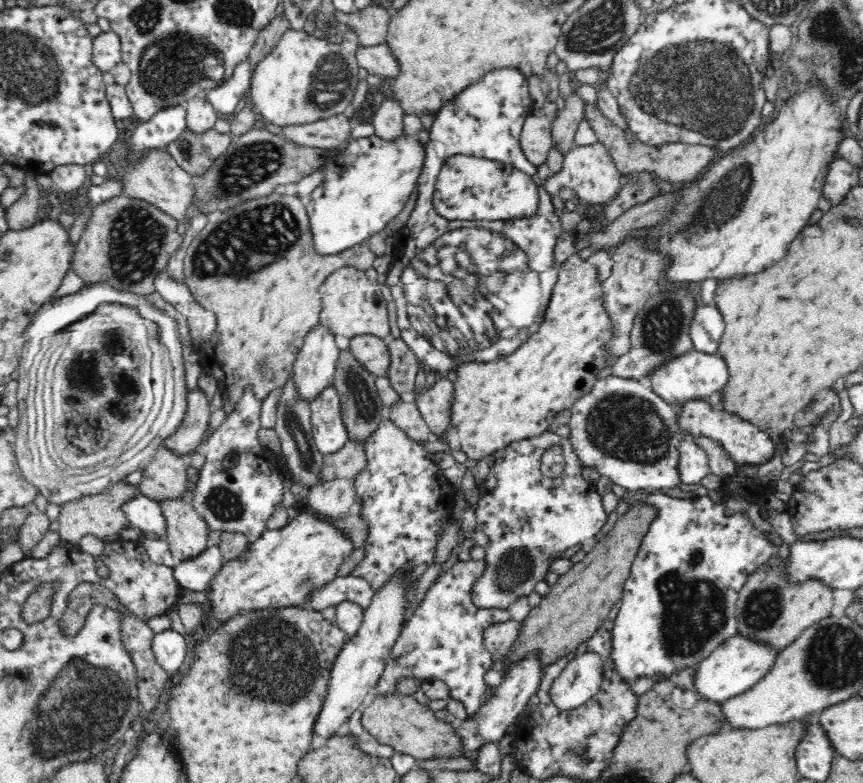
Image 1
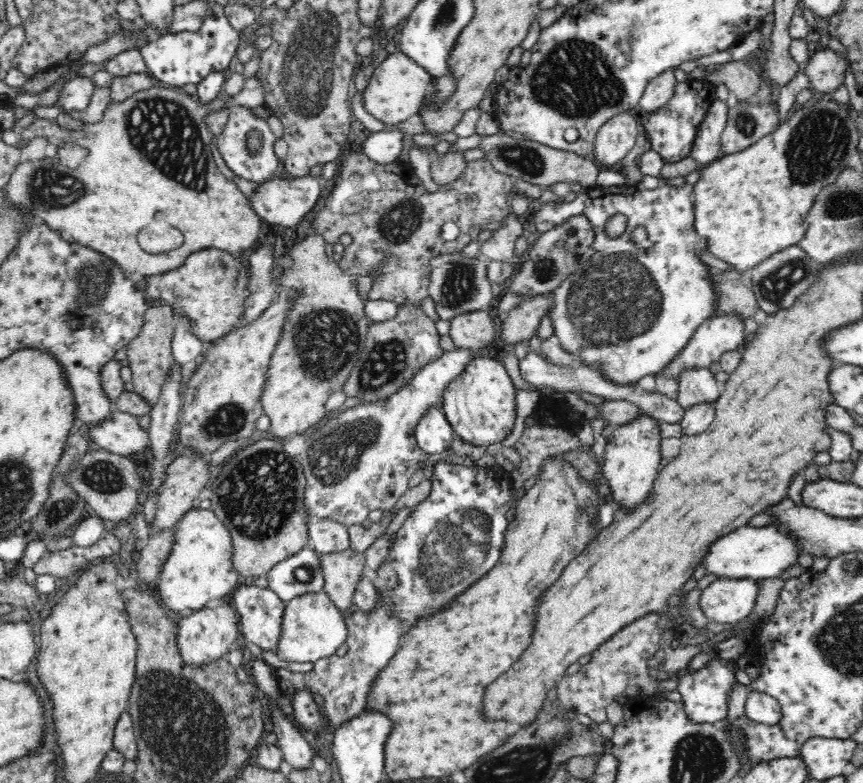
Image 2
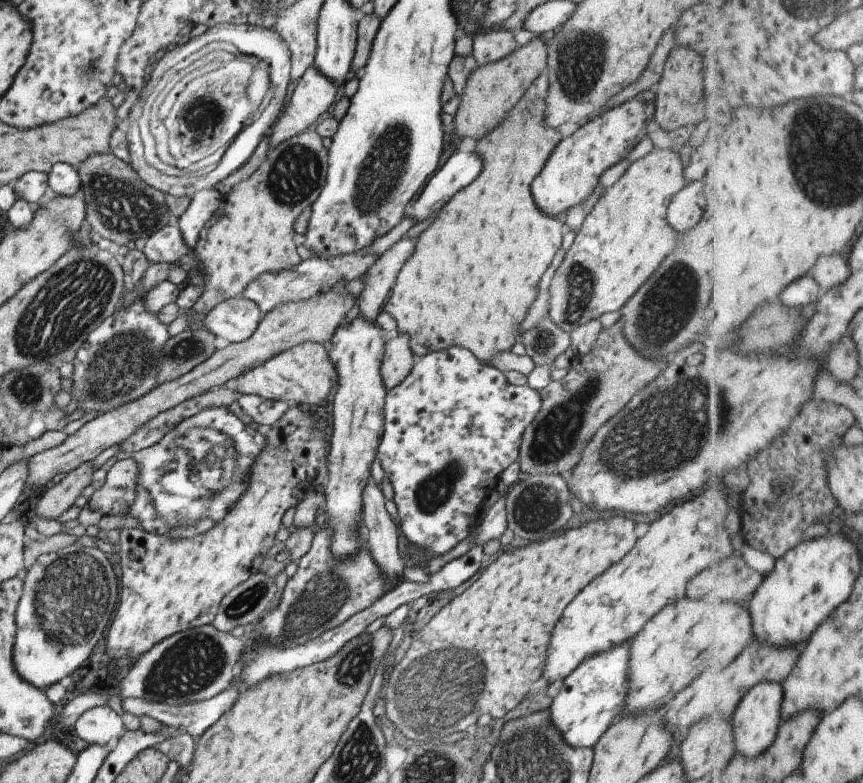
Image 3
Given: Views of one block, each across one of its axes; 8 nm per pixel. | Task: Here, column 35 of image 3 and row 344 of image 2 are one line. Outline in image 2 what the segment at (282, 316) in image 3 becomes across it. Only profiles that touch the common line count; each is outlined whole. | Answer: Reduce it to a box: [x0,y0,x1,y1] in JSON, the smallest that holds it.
[449,308,498,351]

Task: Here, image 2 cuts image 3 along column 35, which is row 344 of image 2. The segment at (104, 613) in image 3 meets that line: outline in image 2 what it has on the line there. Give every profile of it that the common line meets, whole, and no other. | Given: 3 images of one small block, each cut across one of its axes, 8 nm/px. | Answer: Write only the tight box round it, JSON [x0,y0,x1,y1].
[547,182,716,386]

